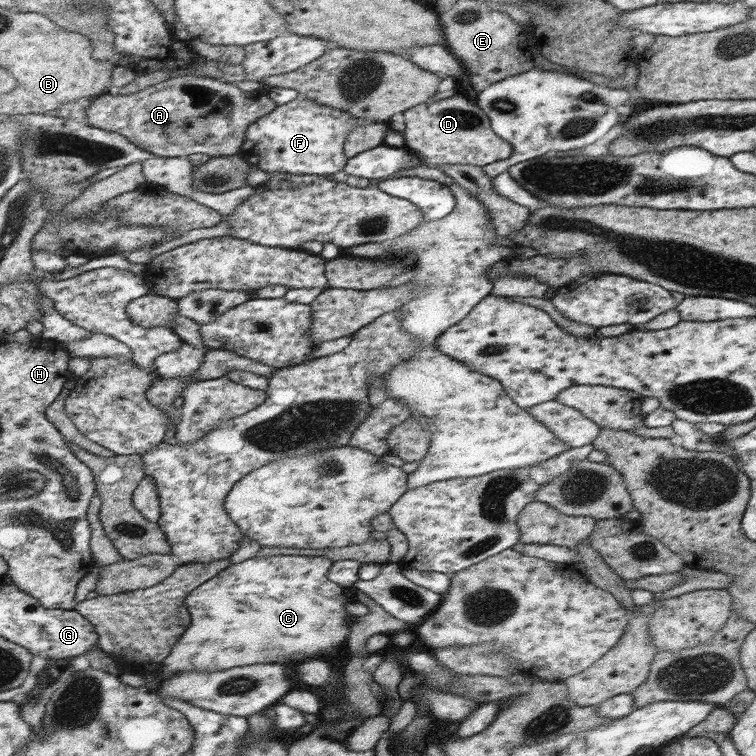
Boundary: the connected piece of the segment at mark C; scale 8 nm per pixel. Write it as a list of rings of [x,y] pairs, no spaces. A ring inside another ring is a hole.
[[[285,555],[254,557],[224,570],[186,598],[184,604],[194,618],[191,618],[191,624],[186,628],[184,637],[178,641],[178,646],[174,647],[170,657],[164,660],[160,676],[166,681],[178,674],[194,670],[216,673],[252,666],[254,662],[292,662],[318,656],[344,644],[350,636],[351,625],[356,621],[356,617],[346,611],[346,604],[350,602],[348,592],[329,578],[333,564],[328,558],[318,556]]]

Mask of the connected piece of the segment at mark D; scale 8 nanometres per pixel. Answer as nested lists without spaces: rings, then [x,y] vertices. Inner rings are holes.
[[[460,94],[440,100],[428,100],[402,113],[404,118],[404,147],[417,151],[426,158],[426,165],[472,165],[483,167],[491,162],[504,160],[513,153],[513,146],[506,139],[490,130],[489,116],[479,106]]]

